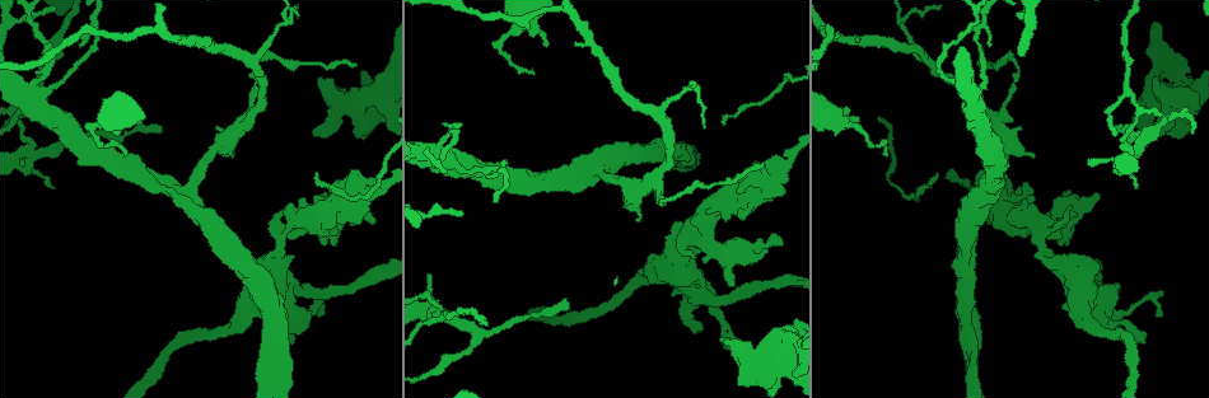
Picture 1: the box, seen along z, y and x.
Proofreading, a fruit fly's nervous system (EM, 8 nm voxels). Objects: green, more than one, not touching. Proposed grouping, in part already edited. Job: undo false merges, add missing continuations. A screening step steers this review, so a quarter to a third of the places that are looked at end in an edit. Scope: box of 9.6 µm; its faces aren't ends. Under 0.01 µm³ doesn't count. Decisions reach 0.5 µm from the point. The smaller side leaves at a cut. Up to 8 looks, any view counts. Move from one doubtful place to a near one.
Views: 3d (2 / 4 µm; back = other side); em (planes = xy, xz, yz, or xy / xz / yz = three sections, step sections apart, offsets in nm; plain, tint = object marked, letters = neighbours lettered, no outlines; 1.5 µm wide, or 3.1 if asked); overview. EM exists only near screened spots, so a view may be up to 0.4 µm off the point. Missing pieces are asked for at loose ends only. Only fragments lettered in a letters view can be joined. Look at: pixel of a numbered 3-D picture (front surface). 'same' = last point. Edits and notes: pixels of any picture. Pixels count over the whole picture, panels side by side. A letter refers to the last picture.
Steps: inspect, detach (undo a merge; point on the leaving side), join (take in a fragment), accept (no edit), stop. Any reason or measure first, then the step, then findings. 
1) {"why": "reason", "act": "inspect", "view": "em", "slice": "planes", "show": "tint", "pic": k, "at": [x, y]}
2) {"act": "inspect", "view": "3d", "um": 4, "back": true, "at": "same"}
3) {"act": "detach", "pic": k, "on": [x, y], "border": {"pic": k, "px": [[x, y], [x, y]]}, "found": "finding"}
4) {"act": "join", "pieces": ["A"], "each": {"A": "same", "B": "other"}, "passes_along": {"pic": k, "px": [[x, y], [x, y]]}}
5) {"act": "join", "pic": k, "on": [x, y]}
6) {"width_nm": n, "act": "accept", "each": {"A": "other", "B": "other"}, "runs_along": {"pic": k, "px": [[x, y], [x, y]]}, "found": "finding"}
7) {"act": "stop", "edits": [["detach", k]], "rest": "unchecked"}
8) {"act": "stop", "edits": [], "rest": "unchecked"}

{"why": "thin end", "act": "inspect", "view": "3d", "um": 4, "pic": 1, "at": [722, 125]}

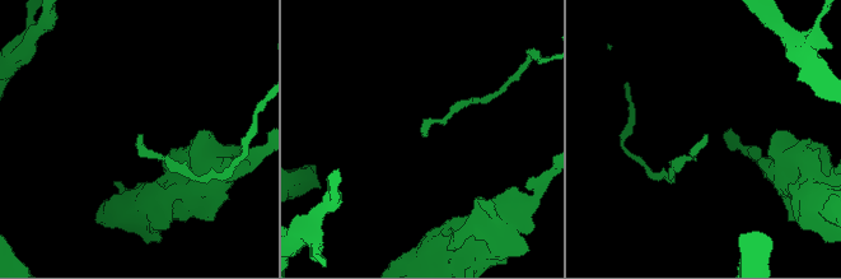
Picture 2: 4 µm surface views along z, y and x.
{"why": "need the tissue", "act": "inspect", "view": "em", "slice": "planes", "show": "tint", "pic": 2, "at": [707, 134]}

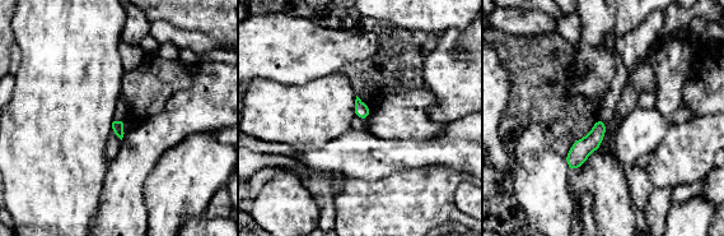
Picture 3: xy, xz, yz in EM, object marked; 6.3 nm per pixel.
{"act": "inspect", "view": "em", "slice": "planes", "show": "letters", "at": "same"}

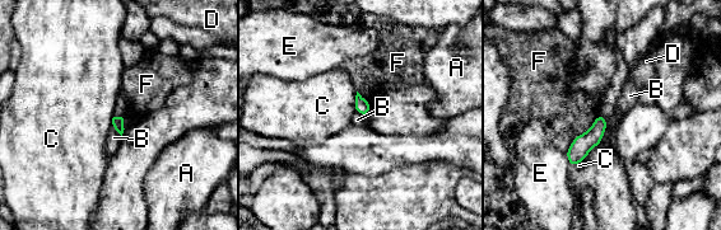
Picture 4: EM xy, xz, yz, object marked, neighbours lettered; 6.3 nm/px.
{"act": "accept", "each": {"A": "other", "B": "other", "C": "other", "D": "other", "E": "other", "F": "other"}, "found": "none of them fits"}

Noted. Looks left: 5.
{"why": "an open end", "act": "inspect", "view": "em", "slice": "planes", "show": "tint", "pic": 1, "at": [855, 121]}

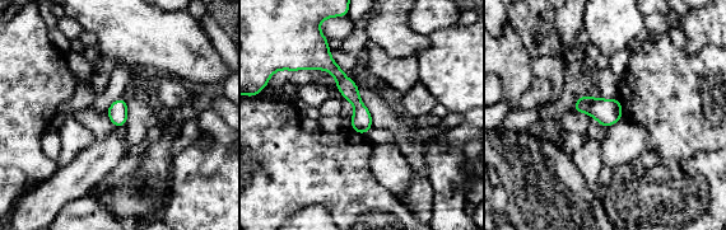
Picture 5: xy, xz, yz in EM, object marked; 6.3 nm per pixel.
{"why": "what lies round it", "act": "inspect", "view": "em", "slice": "planes", "show": "letters", "at": "same"}

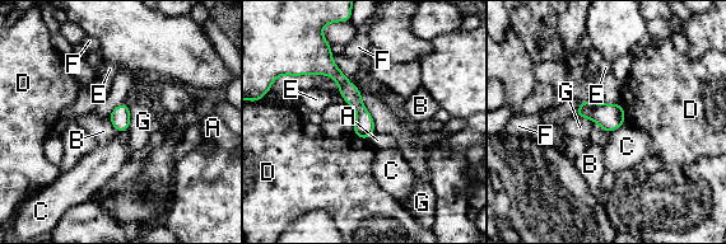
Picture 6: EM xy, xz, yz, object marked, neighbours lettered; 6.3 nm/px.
{"act": "accept", "each": {"A": "other", "B": "other", "C": "other", "D": "other", "E": "other", "F": "other", "G": "other"}, "border": {"pic": 6, "px": [[108, 117], [116, 131]]}, "found": "none of them fits"}

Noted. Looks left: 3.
{"why": "an open end", "act": "inspect", "view": "em", "slice": "planes", "show": "letters", "pic": 1, "at": [356, 136]}

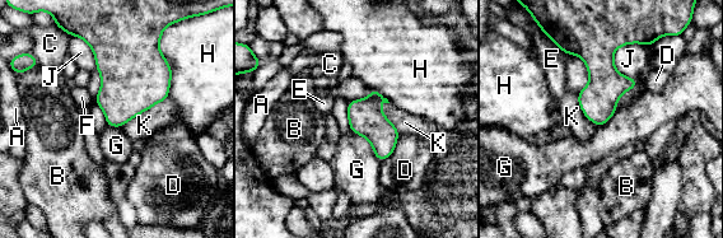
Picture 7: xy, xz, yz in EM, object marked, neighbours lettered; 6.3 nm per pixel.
{"act": "accept", "each": {"A": "other", "B": "other", "C": "other", "D": "other", "E": "other", "F": "other", "G": "other", "H": "other", "J": "other", "K": "other"}, "border": {"pic": 7, "px": [[351, 130], [369, 143], [379, 162]]}, "found": "none of them fits"}

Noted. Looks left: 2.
{"act": "stop", "edits": [], "rest": "unchecked"}

